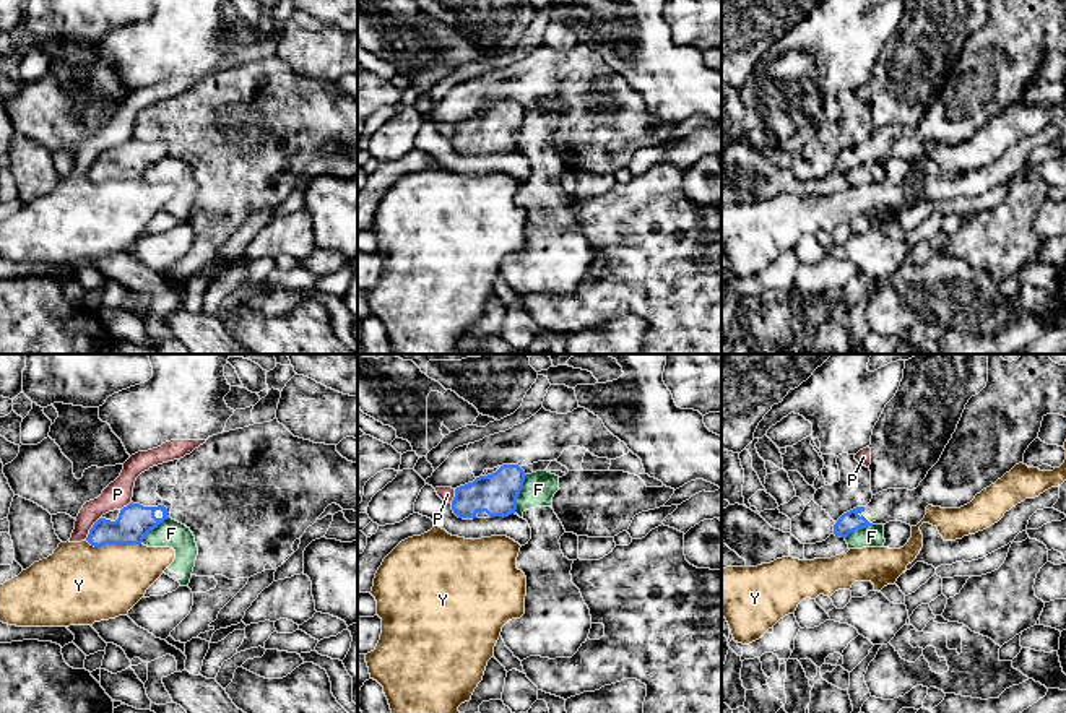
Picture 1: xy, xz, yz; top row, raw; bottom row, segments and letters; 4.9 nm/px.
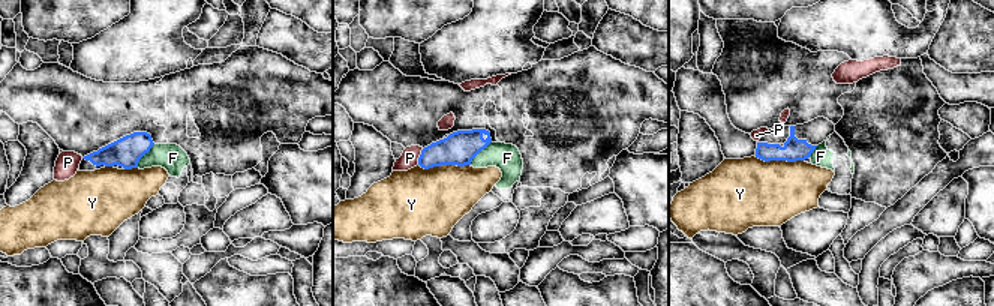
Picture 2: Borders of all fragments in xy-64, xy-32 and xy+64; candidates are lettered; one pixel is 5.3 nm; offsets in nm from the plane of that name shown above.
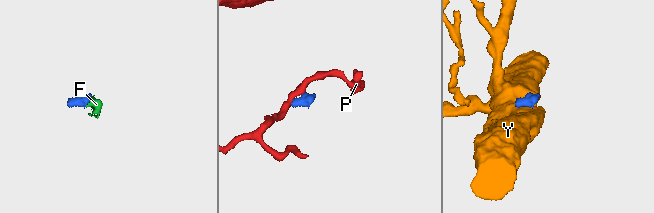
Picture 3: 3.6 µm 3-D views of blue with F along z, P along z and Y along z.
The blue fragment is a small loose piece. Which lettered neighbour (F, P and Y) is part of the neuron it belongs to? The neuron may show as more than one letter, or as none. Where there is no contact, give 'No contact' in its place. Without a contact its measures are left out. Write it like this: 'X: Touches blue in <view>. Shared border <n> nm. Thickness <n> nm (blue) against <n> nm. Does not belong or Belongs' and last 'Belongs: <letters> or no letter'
F: Touches blue in xz. Shared border 200 nm. Thickness 200 nm (blue) against 160 nm. Does not belong
P: Touches blue in xy. Shared border 140 nm. Thickness 170 nm (blue) against 140 nm. Does not belong
Y: Touches blue in xy. Shared border 280 nm. Thickness 170 nm (blue) against 380 nm. Does not belong
Belongs: no letter

